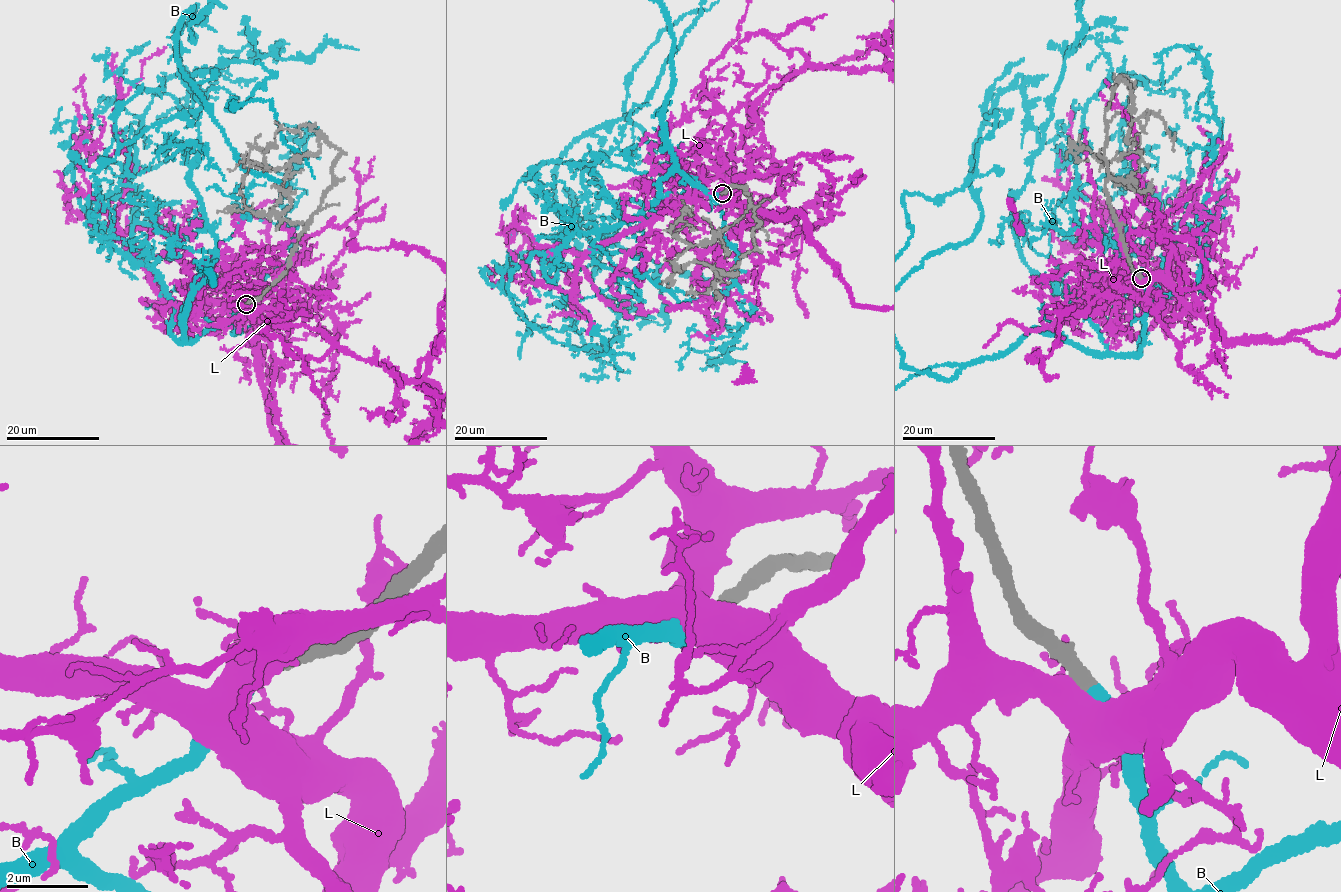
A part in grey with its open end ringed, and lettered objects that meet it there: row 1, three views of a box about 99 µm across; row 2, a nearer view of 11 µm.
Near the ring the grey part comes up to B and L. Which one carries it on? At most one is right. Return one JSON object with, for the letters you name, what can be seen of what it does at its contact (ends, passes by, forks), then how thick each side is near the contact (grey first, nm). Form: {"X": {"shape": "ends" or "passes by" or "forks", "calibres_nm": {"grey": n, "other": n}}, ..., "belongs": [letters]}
{"B": {"shape": "ends", "calibres_nm": {"grey": 400, "other": 360}}, "belongs": ["B"]}

